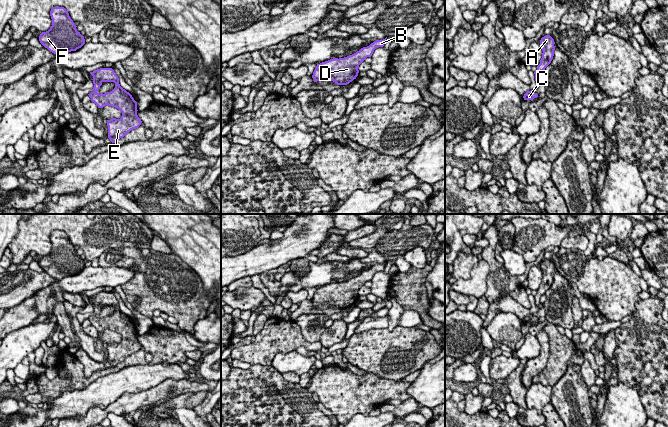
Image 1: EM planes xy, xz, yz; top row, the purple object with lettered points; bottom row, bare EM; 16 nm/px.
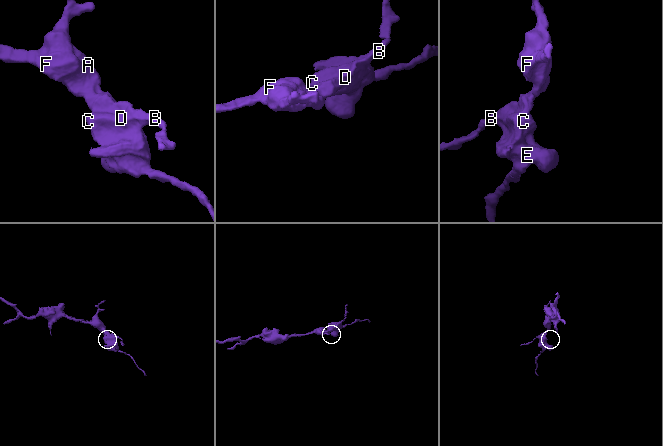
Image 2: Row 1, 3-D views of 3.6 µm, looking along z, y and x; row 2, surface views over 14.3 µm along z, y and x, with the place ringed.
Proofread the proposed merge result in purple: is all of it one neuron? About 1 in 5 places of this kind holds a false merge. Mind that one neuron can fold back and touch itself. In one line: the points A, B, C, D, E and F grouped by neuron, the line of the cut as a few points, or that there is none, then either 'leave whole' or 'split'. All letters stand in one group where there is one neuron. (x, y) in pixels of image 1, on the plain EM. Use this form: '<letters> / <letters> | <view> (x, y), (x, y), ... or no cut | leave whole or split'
A B C D E F | no cut | leave whole

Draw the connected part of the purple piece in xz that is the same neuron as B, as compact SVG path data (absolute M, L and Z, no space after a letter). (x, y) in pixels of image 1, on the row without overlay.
M386 263L376 264L367 271L361 272L356 277L344 282L333 282L317 288L312 302L314 306L329 303L337 309L347 309L358 300L359 289L367 282L371 281L374 274L383 271Z

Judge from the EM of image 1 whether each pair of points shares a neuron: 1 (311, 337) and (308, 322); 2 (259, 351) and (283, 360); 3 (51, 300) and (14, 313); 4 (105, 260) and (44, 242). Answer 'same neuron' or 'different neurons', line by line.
1: same neuron
2: different neurons
3: same neuron
4: different neurons

